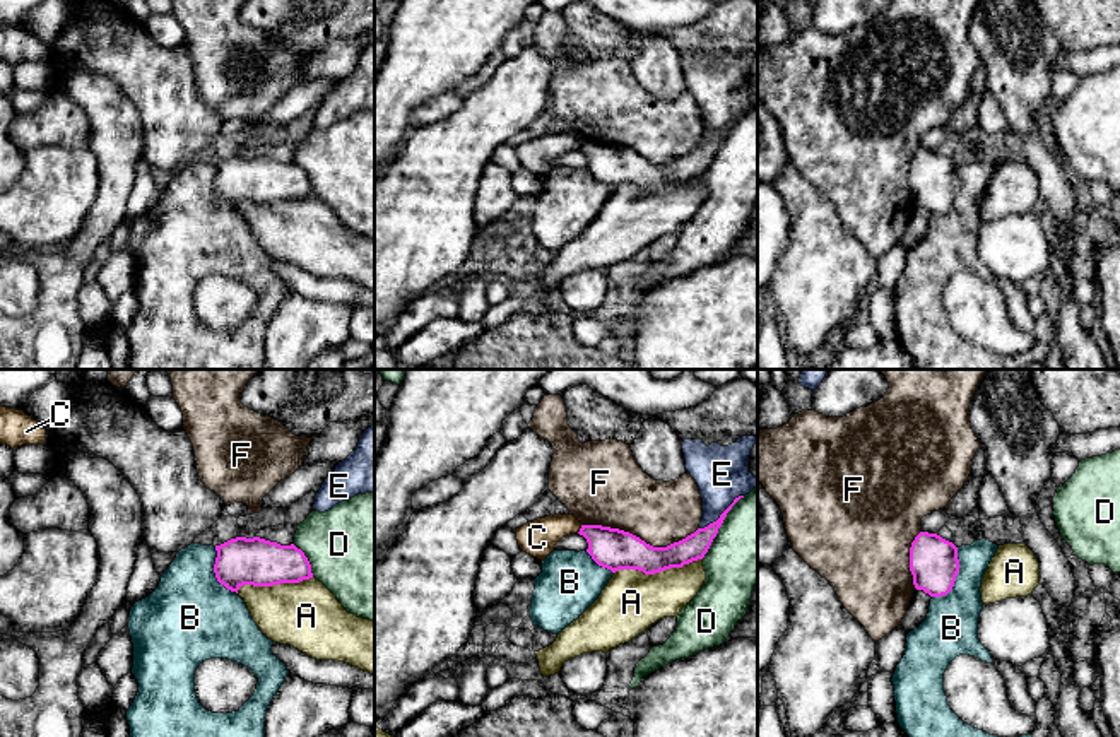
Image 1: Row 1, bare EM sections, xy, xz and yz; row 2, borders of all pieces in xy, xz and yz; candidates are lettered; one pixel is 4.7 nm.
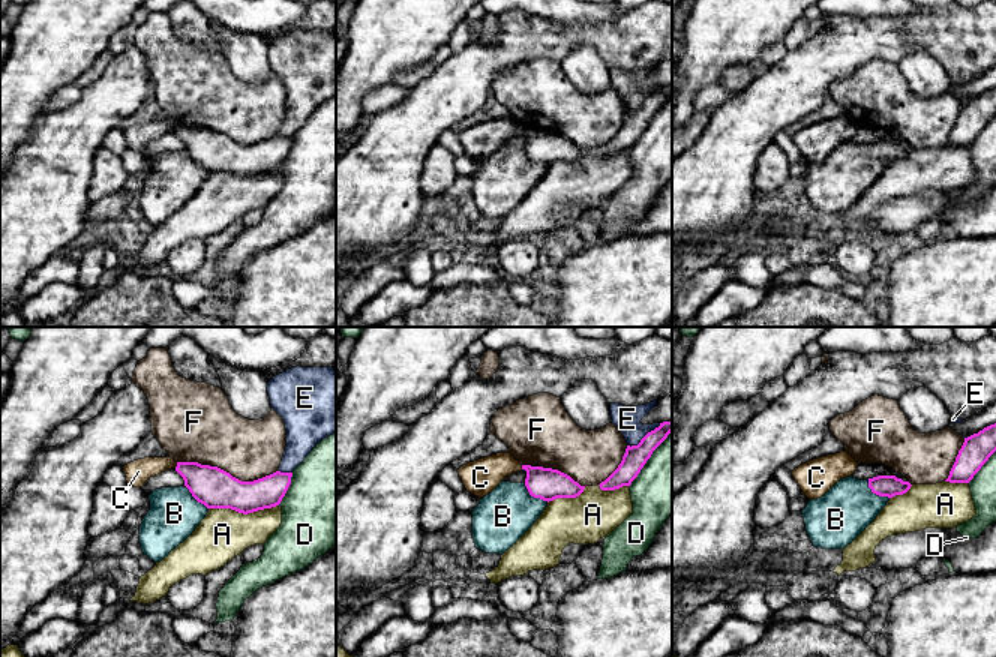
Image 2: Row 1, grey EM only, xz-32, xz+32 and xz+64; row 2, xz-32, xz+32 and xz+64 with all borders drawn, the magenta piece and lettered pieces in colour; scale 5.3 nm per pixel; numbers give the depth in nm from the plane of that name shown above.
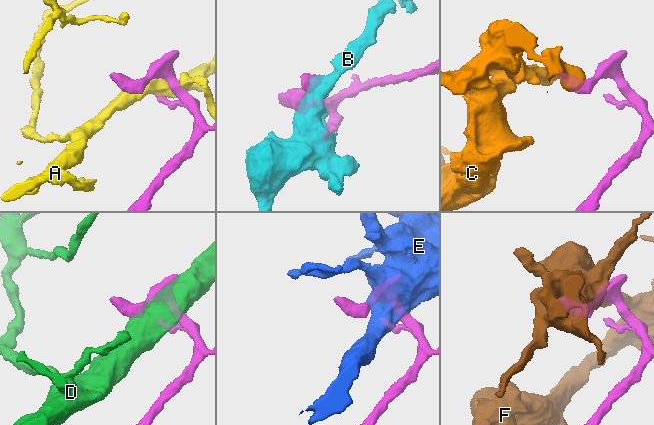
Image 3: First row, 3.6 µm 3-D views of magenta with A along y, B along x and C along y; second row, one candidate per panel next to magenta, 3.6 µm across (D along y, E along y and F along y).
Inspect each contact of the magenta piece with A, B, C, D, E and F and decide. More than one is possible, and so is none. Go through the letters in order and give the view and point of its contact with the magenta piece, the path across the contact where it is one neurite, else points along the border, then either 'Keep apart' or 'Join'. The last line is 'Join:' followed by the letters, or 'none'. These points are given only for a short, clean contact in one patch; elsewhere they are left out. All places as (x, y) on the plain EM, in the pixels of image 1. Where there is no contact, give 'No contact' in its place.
A: Touches magenta at xz (657, 188). Keep apart
B: Touches magenta at yz (954, 195). Boundary: yz (958, 165), (954, 202), (946, 211), (932, 214). Keep apart
C: Touches magenta at xz (580, 146). Boundary: xz (582, 142), (577, 149). Keep apart
D: Touches magenta at xz (720, 142). Keep apart
E: Touches magenta at xz (722, 130). Keep apart
F: Touches magenta at xz (638, 154). Keep apart
Join: none

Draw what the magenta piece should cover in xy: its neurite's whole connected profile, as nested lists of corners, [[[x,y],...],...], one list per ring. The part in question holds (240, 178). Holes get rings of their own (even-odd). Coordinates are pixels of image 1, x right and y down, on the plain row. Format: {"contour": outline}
{"contour": [[[236,154],[215,162],[215,168],[215,195],[236,210],[243,202],[272,203],[313,195],[308,174],[294,161]]]}

